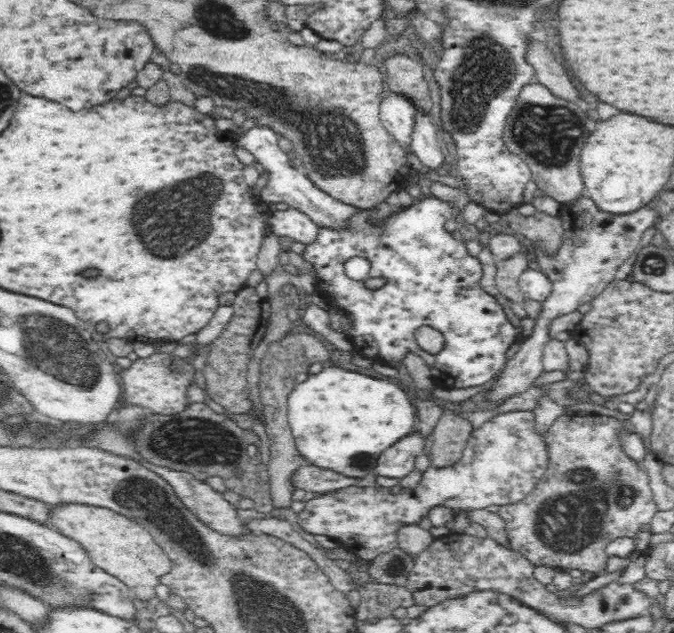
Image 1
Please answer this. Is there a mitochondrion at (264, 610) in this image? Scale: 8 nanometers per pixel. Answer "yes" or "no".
yes

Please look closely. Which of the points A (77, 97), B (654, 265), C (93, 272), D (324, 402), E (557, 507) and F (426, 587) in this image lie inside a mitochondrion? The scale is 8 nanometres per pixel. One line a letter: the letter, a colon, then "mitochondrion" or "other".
A: other
B: mitochondrion
C: mitochondrion
D: other
E: mitochondrion
F: other

